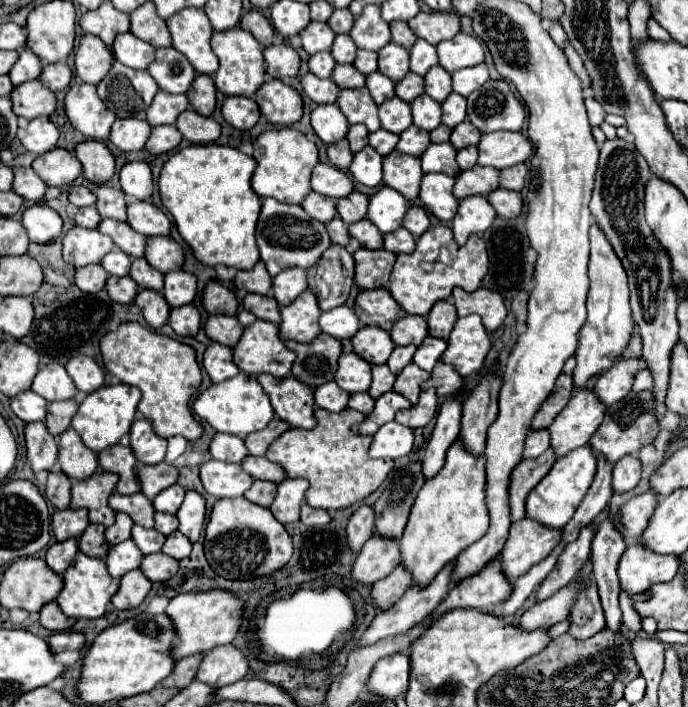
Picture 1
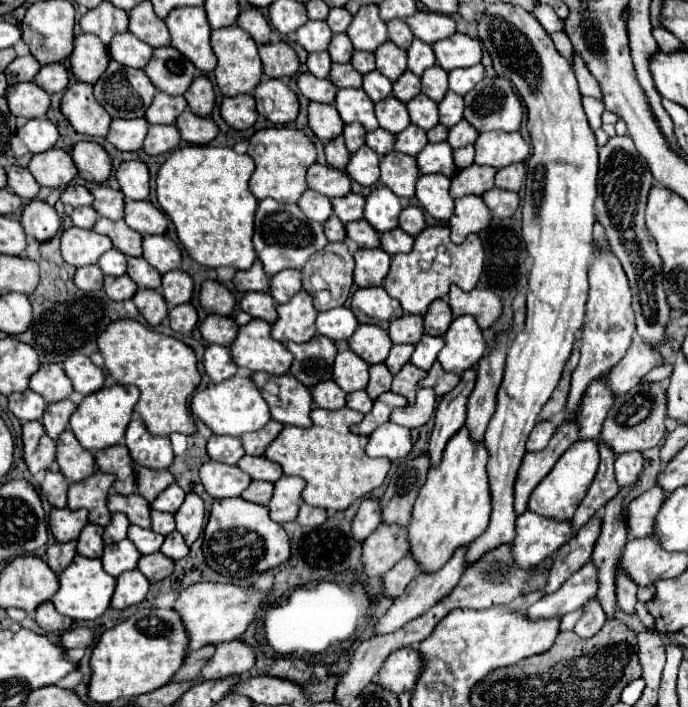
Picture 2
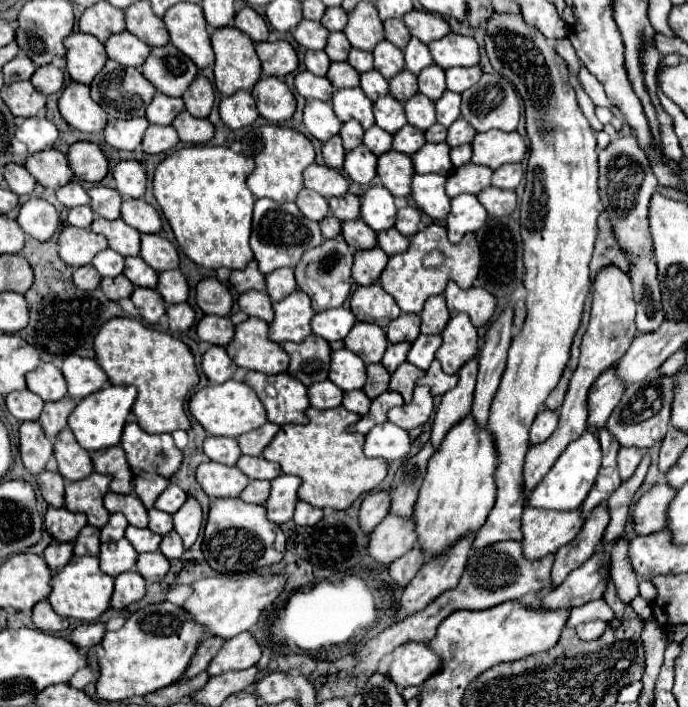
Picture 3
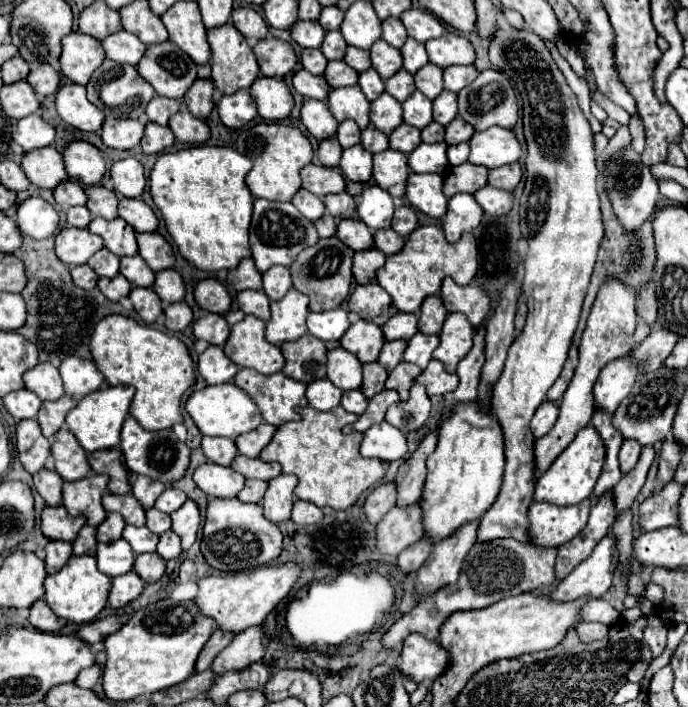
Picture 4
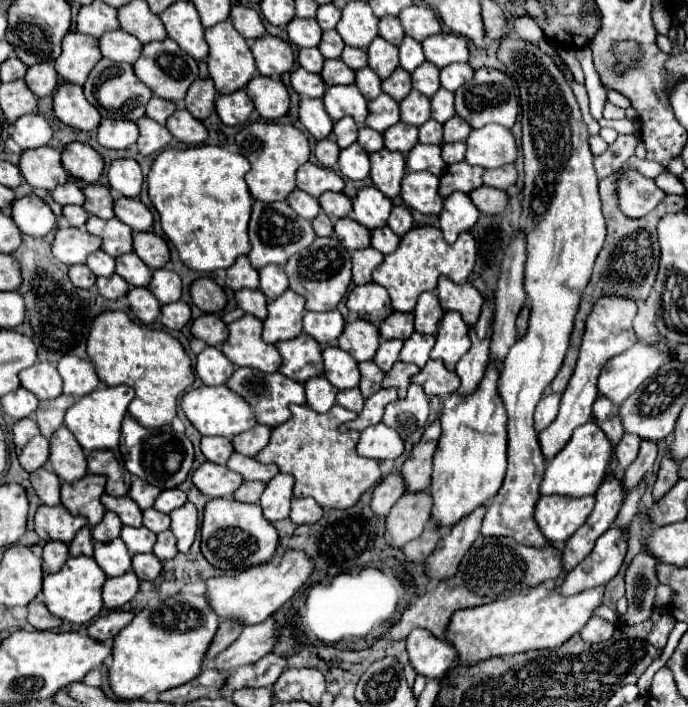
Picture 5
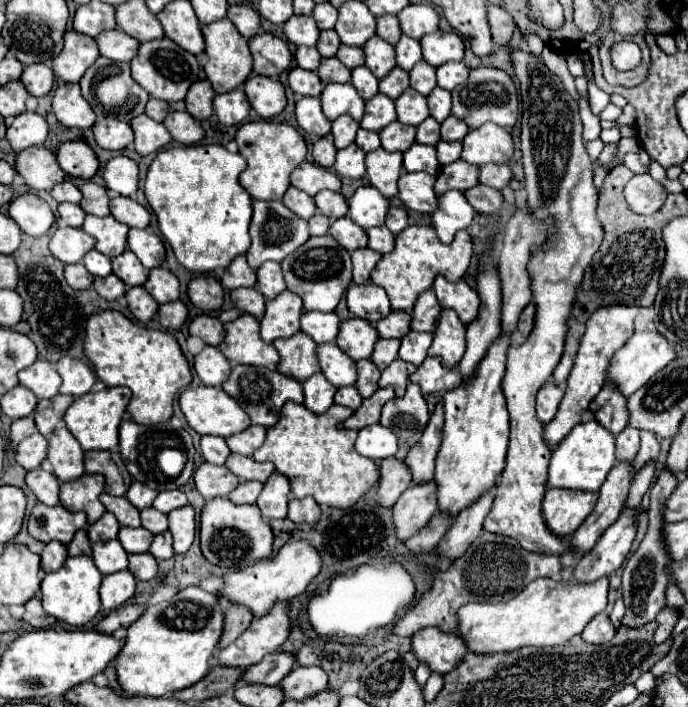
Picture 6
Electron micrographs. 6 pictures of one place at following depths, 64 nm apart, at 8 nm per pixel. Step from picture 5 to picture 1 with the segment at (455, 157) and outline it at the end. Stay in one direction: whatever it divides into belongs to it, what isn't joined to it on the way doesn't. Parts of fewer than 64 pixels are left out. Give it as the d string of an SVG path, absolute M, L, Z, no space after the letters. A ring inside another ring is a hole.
M476 146L462 148L462 150L458 150L458 154L456 154L456 162L458 162L458 166L460 166L462 170L472 168L472 166L476 164L476 158L478 158L478 148L476 148Z

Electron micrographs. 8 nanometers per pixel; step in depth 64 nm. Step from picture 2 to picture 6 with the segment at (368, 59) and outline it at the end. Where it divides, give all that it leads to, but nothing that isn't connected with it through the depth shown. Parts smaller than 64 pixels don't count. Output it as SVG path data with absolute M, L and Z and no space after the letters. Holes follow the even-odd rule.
M342 44L342 46L338 48L336 58L338 58L346 68L350 68L350 70L356 68L356 66L362 66L362 64L364 64L364 52L362 52L362 48L346 46L346 44Z

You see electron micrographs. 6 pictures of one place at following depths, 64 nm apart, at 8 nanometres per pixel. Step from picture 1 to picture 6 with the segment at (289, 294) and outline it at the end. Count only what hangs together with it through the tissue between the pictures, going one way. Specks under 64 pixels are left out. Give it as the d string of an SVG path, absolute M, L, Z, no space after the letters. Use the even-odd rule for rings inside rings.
M264 262L258 270L256 270L258 282L256 288L264 294L266 300L272 300L274 296L278 296L280 292L286 290L284 278L282 278L282 270L278 262Z

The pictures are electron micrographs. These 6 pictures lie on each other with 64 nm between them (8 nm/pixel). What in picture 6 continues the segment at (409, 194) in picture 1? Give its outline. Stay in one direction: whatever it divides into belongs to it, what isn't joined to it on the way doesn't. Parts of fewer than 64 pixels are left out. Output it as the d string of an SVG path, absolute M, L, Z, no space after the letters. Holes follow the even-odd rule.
M378 148L366 154L366 176L370 184L386 198L398 194L398 176L402 172L402 152L388 152Z

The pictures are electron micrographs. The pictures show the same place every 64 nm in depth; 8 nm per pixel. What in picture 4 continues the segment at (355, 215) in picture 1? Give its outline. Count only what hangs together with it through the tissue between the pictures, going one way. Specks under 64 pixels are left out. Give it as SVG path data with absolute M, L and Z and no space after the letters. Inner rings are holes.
M348 192L324 196L324 206L332 218L352 218L356 212L356 202Z

